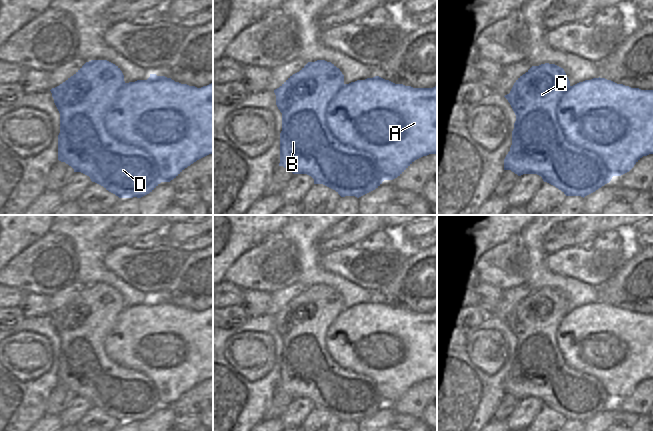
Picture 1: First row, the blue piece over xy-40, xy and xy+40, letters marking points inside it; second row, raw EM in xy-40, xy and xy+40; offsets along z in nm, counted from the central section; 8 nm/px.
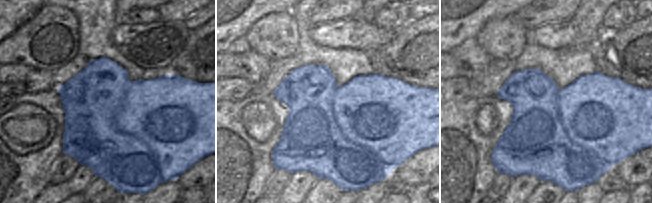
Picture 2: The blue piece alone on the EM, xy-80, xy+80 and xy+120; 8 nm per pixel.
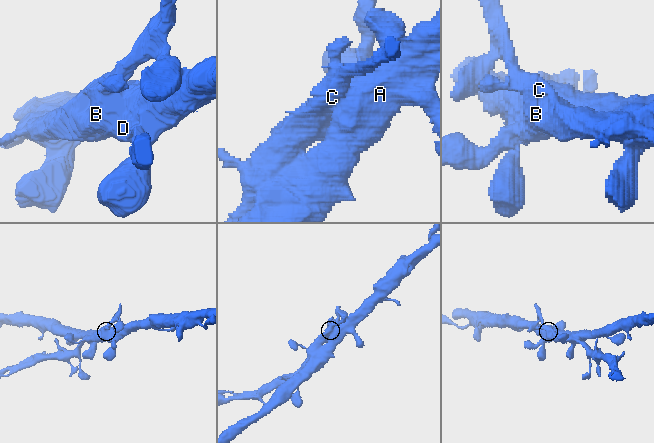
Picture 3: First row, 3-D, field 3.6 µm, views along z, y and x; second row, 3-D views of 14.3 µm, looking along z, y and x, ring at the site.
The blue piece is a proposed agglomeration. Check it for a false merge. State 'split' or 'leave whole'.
split

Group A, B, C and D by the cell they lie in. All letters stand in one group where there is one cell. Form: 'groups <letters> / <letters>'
groups A / B C D

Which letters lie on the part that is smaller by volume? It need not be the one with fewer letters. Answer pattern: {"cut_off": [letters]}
{"cut_off": ["B", "C", "D"]}

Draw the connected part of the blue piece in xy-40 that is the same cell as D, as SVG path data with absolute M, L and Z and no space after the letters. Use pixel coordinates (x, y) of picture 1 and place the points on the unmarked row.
M107 284L86 286L73 300L50 315L60 337L58 384L90 401L119 422L141 422L162 403L152 380L145 374L121 366L106 355L106 339L118 315L125 309L120 292Z

